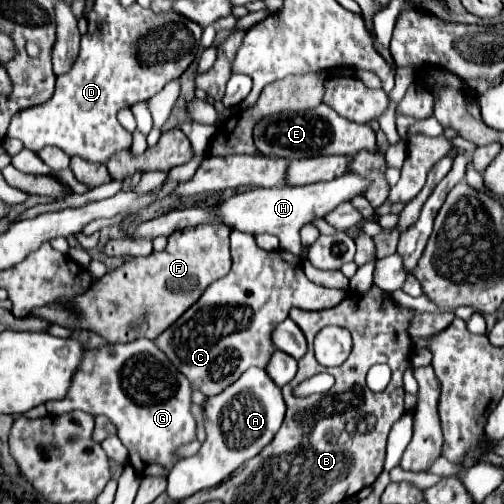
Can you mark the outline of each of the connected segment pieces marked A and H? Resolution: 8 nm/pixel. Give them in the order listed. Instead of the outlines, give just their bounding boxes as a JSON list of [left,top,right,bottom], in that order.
[[166,368,286,500],[218,174,370,257]]

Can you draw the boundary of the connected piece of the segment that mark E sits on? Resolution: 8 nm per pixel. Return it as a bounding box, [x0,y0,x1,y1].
[254,104,376,158]

